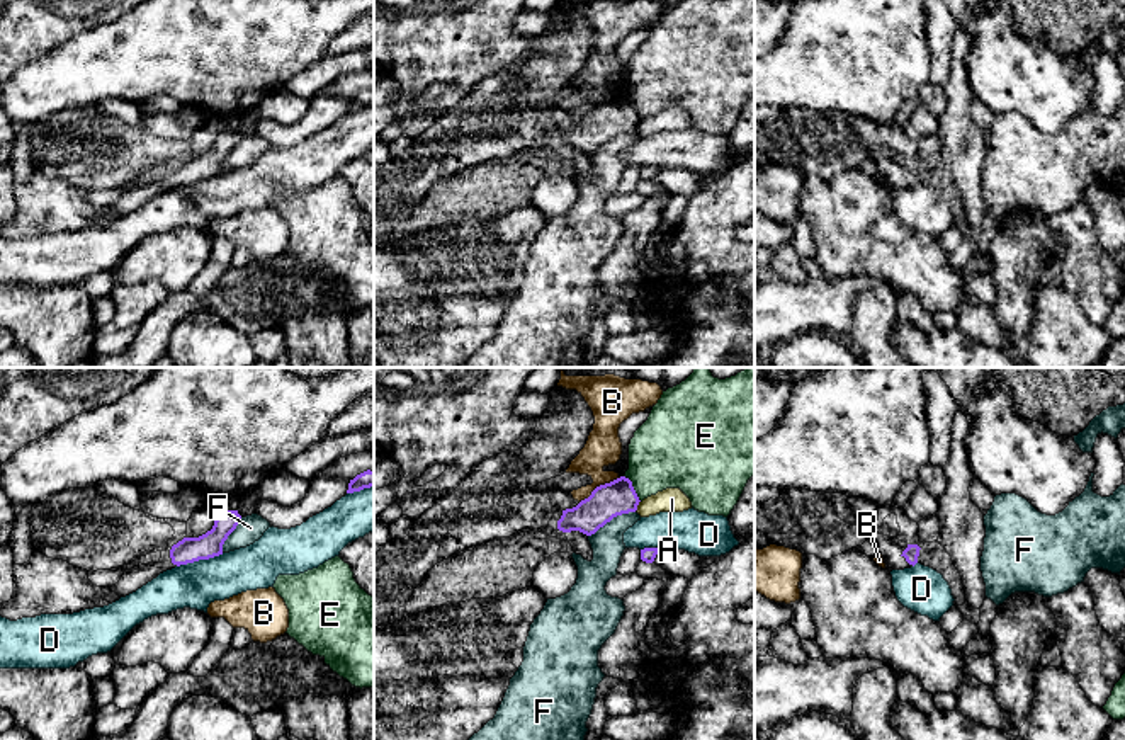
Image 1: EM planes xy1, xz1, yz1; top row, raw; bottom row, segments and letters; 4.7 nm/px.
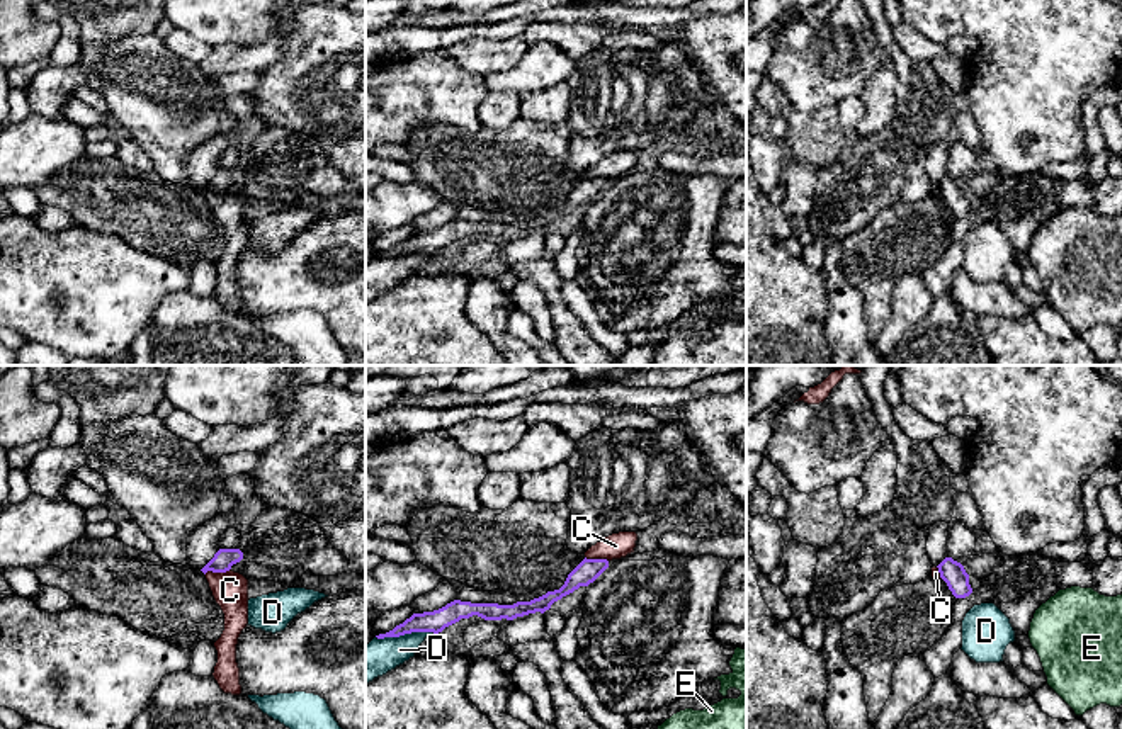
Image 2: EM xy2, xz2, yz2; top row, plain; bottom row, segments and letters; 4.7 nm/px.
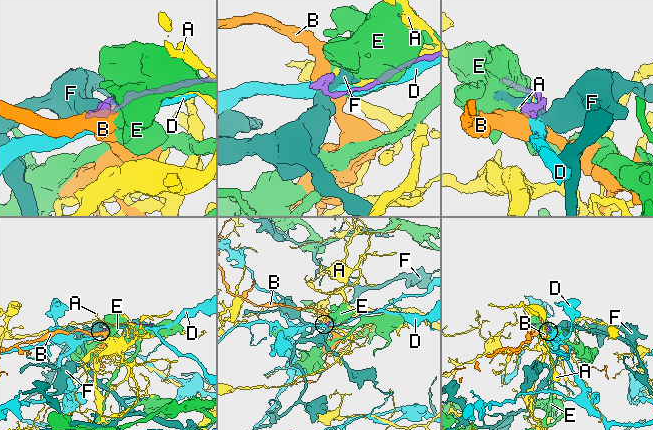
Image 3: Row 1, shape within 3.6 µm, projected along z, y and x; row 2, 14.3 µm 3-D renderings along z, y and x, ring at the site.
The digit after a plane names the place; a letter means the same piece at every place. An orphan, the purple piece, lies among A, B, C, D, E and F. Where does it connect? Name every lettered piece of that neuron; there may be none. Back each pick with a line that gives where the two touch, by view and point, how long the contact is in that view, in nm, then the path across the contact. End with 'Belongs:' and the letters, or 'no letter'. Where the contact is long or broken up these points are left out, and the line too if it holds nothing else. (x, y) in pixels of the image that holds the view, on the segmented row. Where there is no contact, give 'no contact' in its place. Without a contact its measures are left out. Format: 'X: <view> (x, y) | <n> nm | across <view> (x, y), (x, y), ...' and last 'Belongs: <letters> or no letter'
Belongs: no letter

